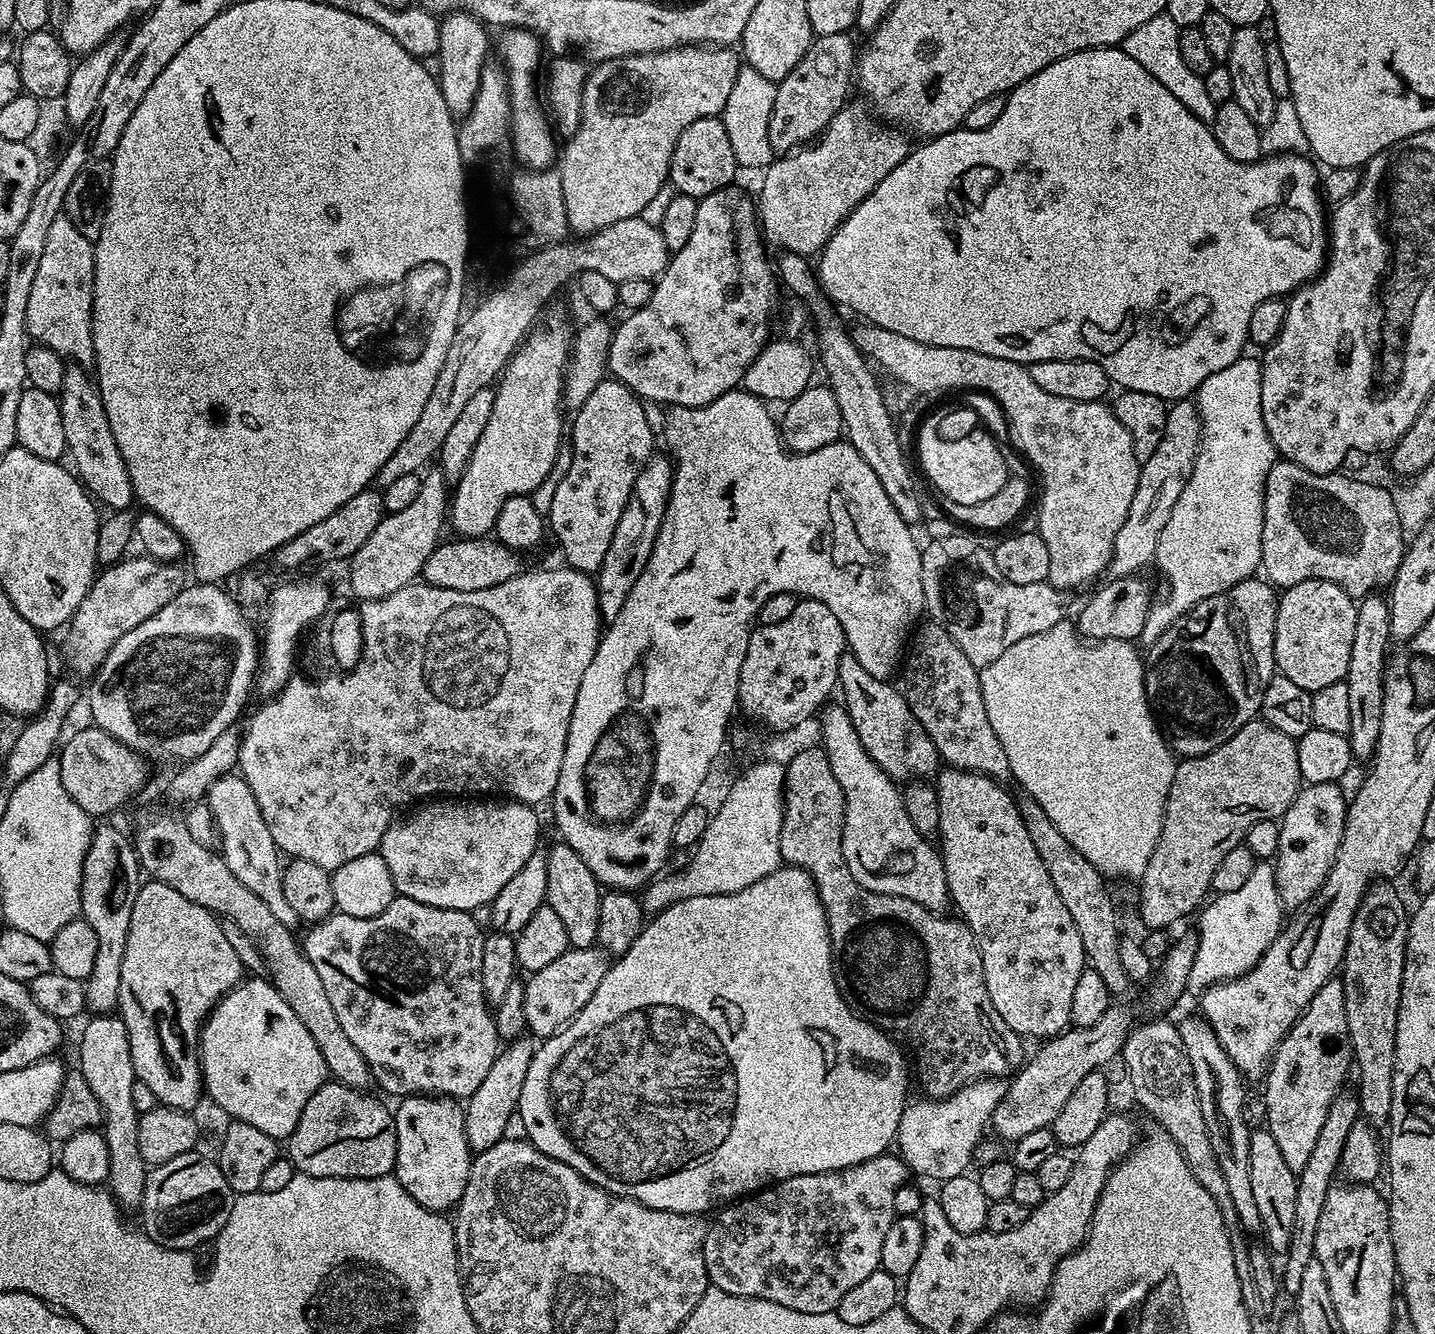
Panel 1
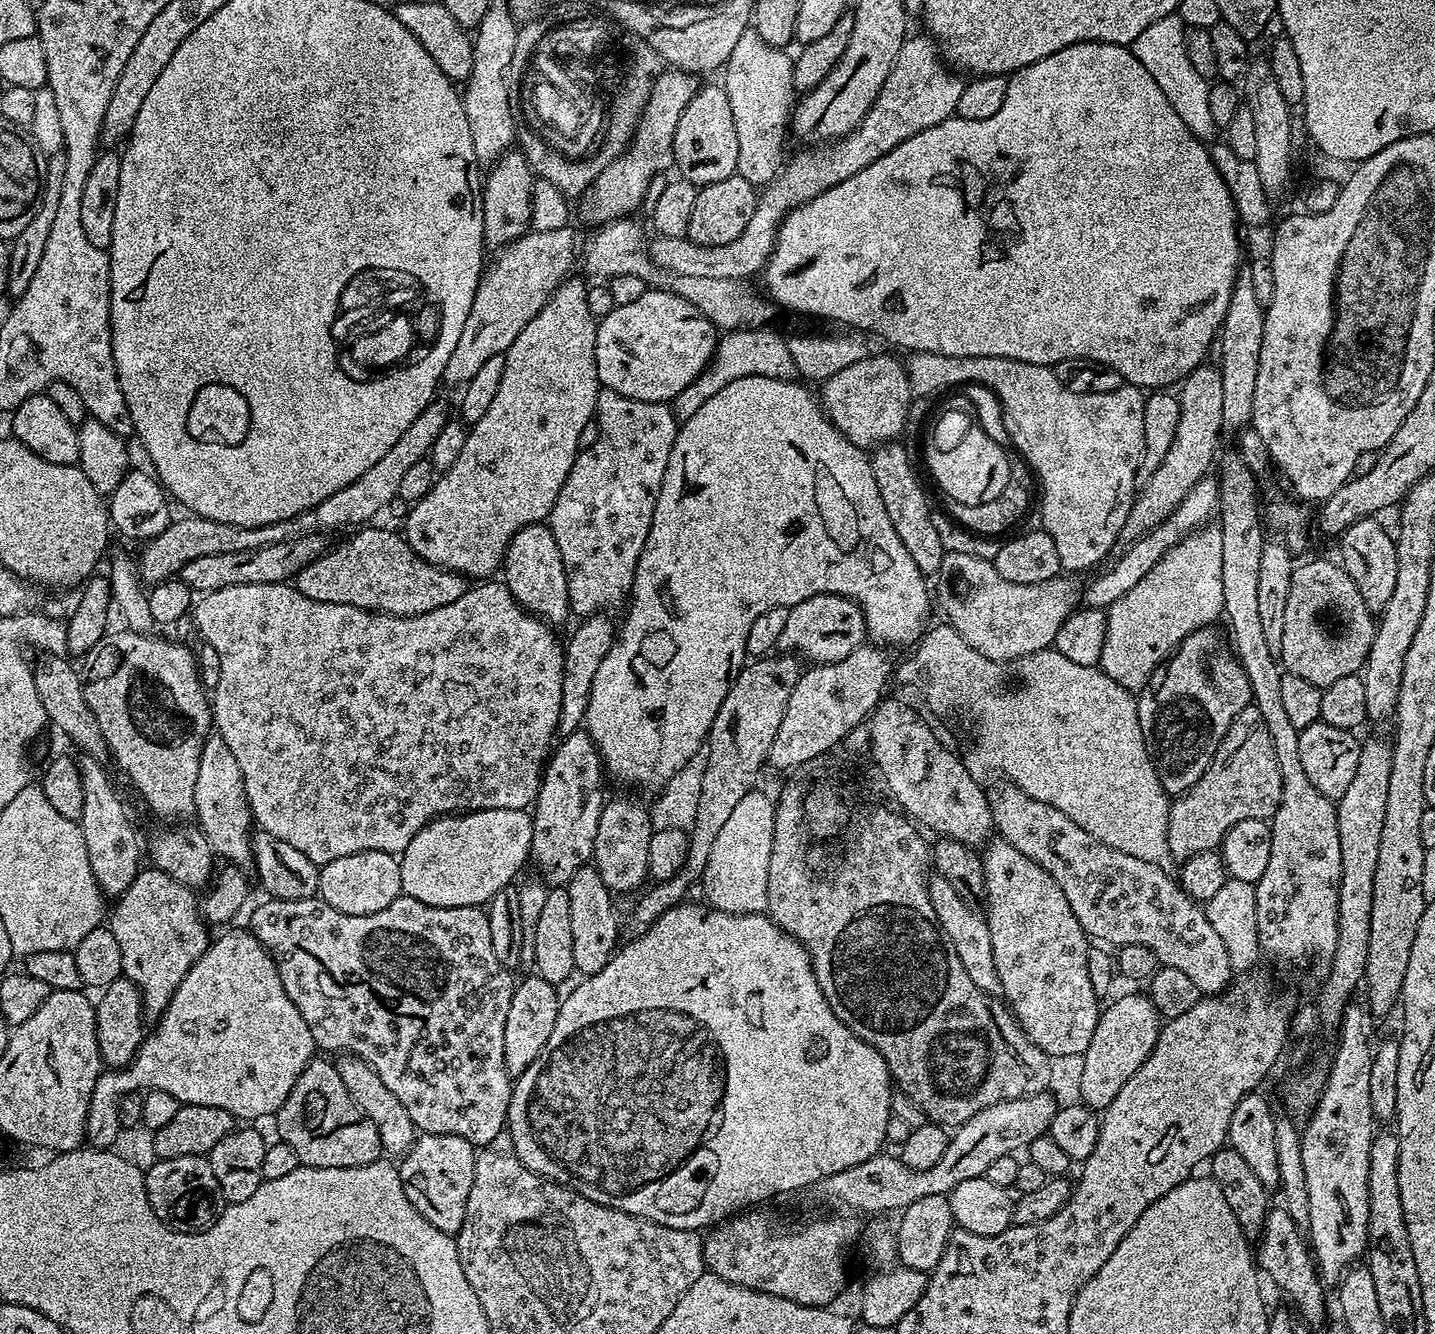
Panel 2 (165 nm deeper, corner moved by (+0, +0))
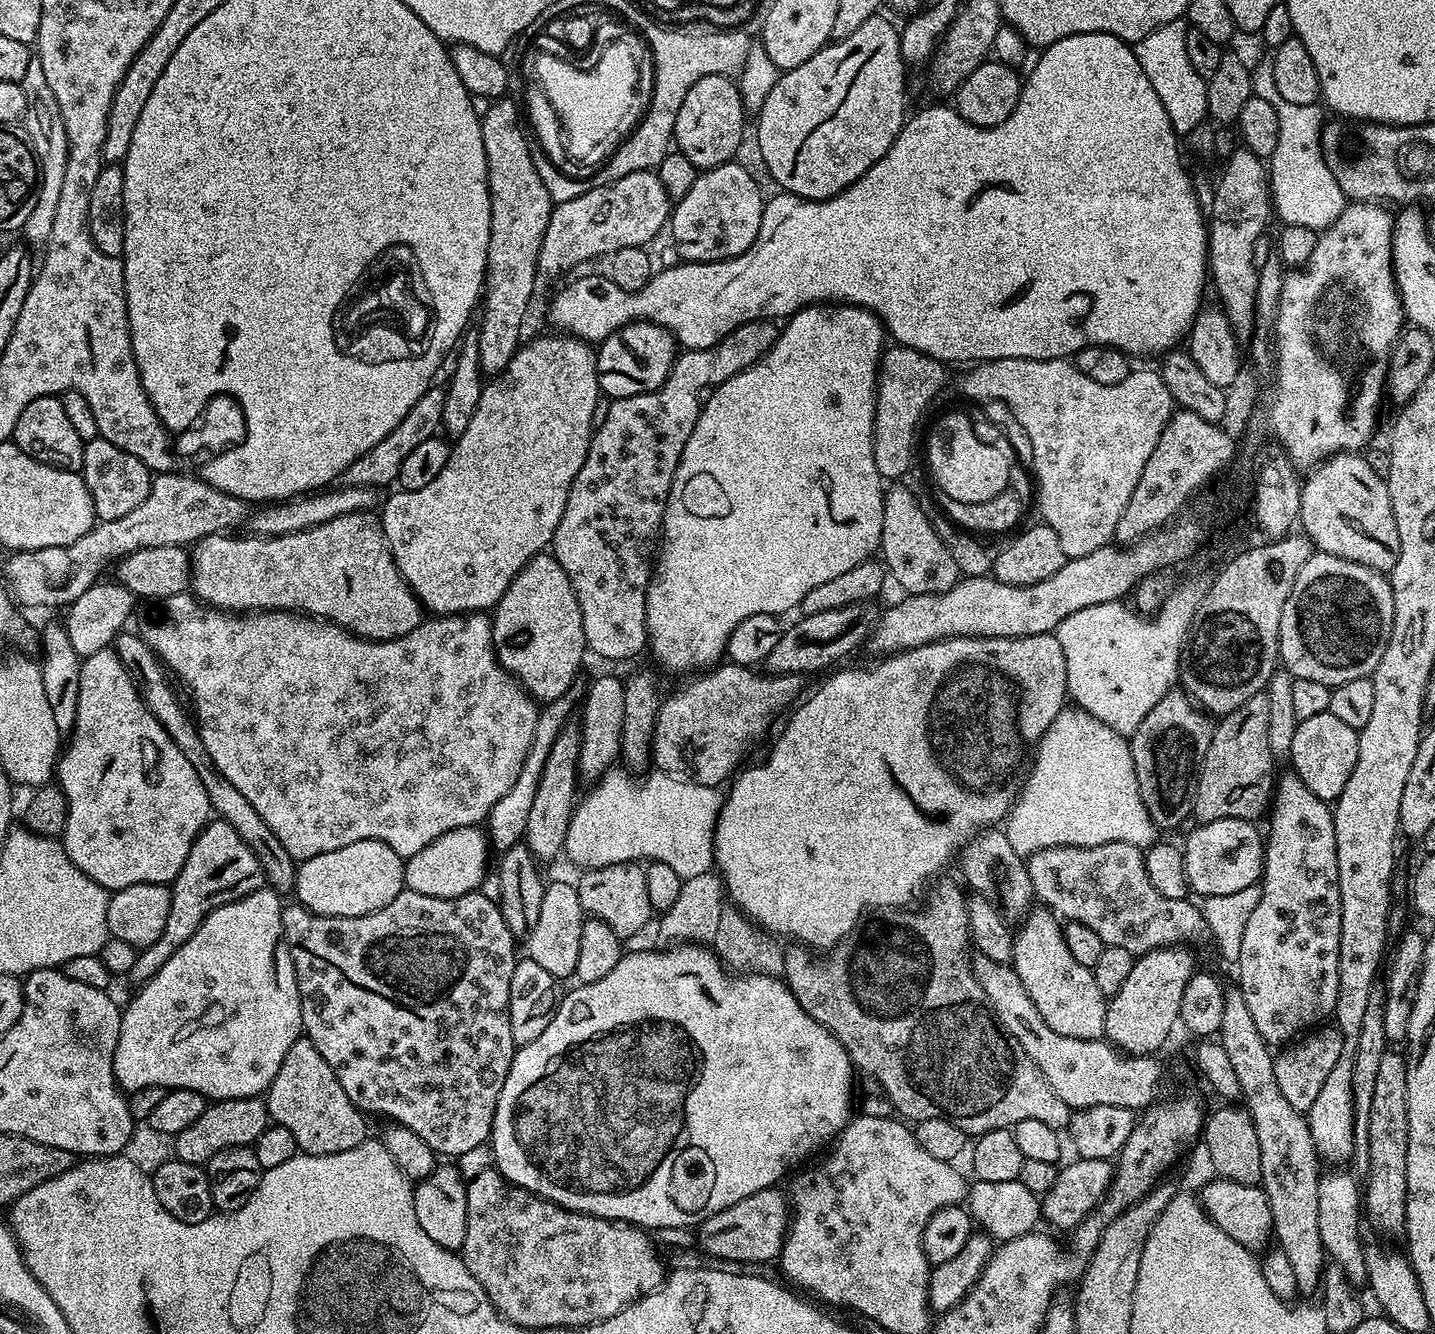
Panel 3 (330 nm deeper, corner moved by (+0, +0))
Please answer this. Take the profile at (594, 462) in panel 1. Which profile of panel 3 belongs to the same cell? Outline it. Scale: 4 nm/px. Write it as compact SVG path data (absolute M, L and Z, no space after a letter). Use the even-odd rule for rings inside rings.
M775 319L751 320L726 334L726 338L714 346L681 351L663 386L652 392L612 400L606 422L594 428L586 462L582 462L582 470L578 470L578 478L574 478L570 486L566 510L562 510L562 522L558 522L558 530L554 530L550 545L551 555L555 556L562 570L566 570L570 586L574 586L582 610L587 651L591 655L593 652L604 660L632 660L640 651L645 651L648 642L646 590L652 580L654 557L662 536L668 491L674 482L682 450L690 438L690 430L694 430L694 422L698 422L700 417L698 390L707 384L721 384L744 368L757 364L775 346L778 337L780 328Z

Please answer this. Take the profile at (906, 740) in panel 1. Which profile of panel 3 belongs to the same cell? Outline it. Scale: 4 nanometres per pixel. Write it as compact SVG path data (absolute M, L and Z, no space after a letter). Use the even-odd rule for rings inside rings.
M981 830L964 845L958 865L964 871L963 883L972 892L982 894L1000 909L1009 922L1019 922L1028 915L1034 904L1034 893L1025 857L1010 846L1010 838L1002 830Z

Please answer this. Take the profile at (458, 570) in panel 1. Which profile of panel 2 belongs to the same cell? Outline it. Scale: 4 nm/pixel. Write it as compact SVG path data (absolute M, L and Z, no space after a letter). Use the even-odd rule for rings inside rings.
M364 526L359 530L353 531L349 540L344 540L341 544L334 543L318 557L317 560L310 562L305 568L301 569L294 577L294 587L302 594L306 594L306 598L310 598L314 602L326 602L327 604L345 604L346 606L354 606L361 608L367 612L383 612L385 616L417 616L418 614L426 614L430 610L438 610L438 606L450 606L450 602L454 602L457 598L462 598L462 594L466 594L470 584L465 577L458 572L447 572L444 568L434 566L430 562L426 562L423 558L412 551L412 547L408 541L404 539L399 531L391 532L388 528L372 528L376 526Z

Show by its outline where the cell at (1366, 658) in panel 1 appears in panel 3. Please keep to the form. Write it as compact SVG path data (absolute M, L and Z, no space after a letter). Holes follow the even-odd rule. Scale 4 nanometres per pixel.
M1337 452L1335 456L1321 460L1307 473L1302 484L1302 506L1298 524L1303 535L1307 536L1319 551L1331 556L1341 556L1385 574L1391 573L1392 567L1398 562L1398 522L1394 522L1394 506L1390 502L1388 481L1379 477L1373 467L1364 460L1363 455L1356 452Z

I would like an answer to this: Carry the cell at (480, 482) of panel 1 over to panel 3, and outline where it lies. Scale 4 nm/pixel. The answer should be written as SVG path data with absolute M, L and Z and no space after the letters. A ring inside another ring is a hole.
M552 334L556 336L540 336L537 340L532 340L517 348L514 358L510 358L510 362L502 369L500 375L493 376L483 385L481 397L478 401L478 408L474 411L474 416L463 431L462 435L454 440L451 445L448 461L446 466L442 466L442 474L438 474L438 478L434 478L434 482L429 482L427 486L422 486L422 490L396 490L396 493L389 498L384 504L384 512L379 513L380 524L384 527L384 536L388 539L388 548L392 551L394 562L398 566L398 570L404 575L404 580L412 588L412 592L420 599L421 605L433 617L437 616L458 616L469 612L487 613L489 610L495 609L497 602L502 598L502 594L506 594L506 590L510 586L510 582L514 582L514 578L518 574L518 570L522 570L522 566L526 566L526 562L530 562L530 558L541 555L551 545L554 538L554 530L558 530L558 522L562 522L562 510L566 510L566 498L570 494L570 486L574 482L574 478L578 478L578 470L582 470L582 462L586 462L586 454L588 447L592 441L594 427L591 424L591 415L594 411L594 404L601 398L600 383L598 382L598 370L596 369L596 348L589 341L582 340L578 336L570 336L567 334Z

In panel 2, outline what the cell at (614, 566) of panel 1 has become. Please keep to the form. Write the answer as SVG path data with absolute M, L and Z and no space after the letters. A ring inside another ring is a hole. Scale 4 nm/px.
M608 614L586 616L572 632L572 637L564 644L564 678L562 680L562 710L558 718L557 733L561 737L569 736L585 723L590 702L590 689L594 686L594 674L602 658L610 654L610 646L616 640L617 625L612 625L613 617Z

